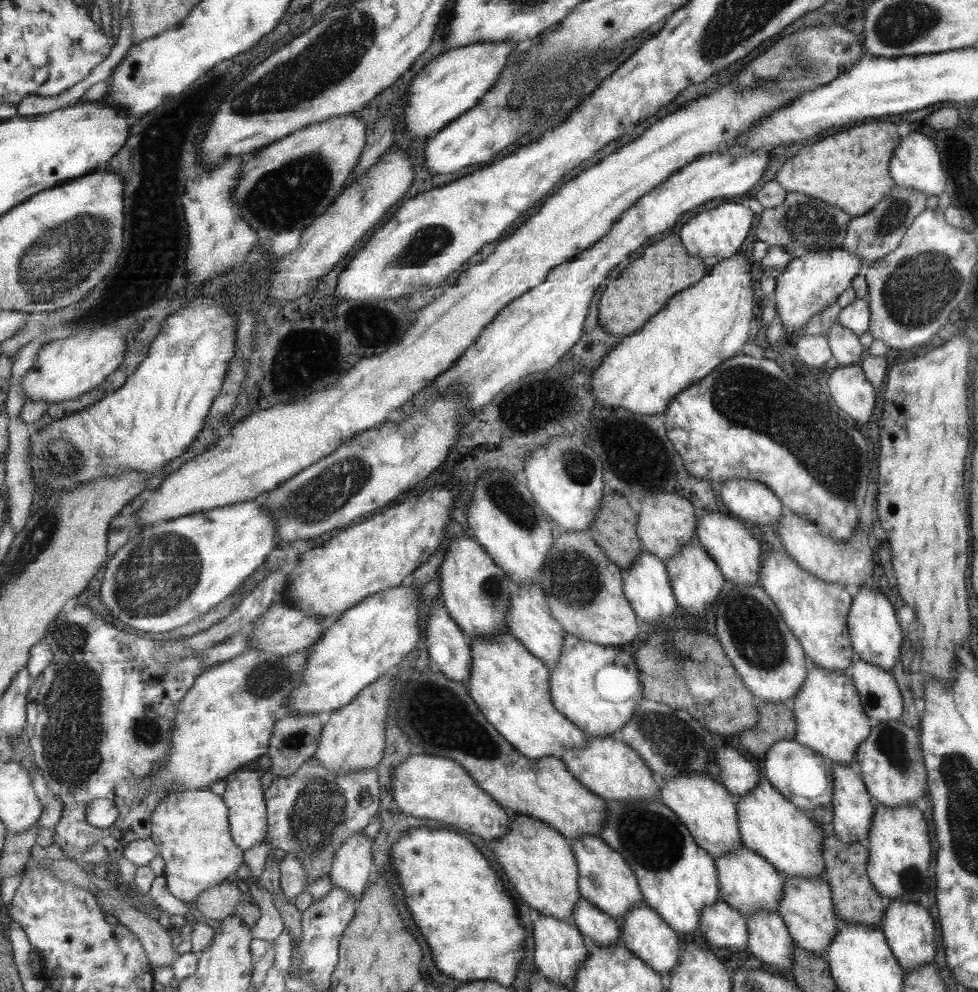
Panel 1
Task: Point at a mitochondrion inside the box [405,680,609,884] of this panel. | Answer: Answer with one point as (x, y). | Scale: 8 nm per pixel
(468, 736)

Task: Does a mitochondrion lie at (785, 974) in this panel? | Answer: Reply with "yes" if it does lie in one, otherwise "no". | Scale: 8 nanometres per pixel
no

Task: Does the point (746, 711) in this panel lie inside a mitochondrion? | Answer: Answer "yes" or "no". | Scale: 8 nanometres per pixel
no

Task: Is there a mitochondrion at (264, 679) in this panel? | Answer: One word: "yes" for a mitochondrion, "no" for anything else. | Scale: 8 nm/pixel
yes

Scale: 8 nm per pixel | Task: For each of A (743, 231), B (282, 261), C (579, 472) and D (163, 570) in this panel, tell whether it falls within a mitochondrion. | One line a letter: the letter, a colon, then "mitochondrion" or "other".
A: other
B: other
C: mitochondrion
D: mitochondrion

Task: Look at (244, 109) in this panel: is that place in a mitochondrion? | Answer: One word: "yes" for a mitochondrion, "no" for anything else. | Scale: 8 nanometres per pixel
no

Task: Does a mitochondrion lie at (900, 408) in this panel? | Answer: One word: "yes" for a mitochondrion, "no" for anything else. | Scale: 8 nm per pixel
no

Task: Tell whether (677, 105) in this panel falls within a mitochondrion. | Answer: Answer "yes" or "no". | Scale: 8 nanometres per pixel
no

